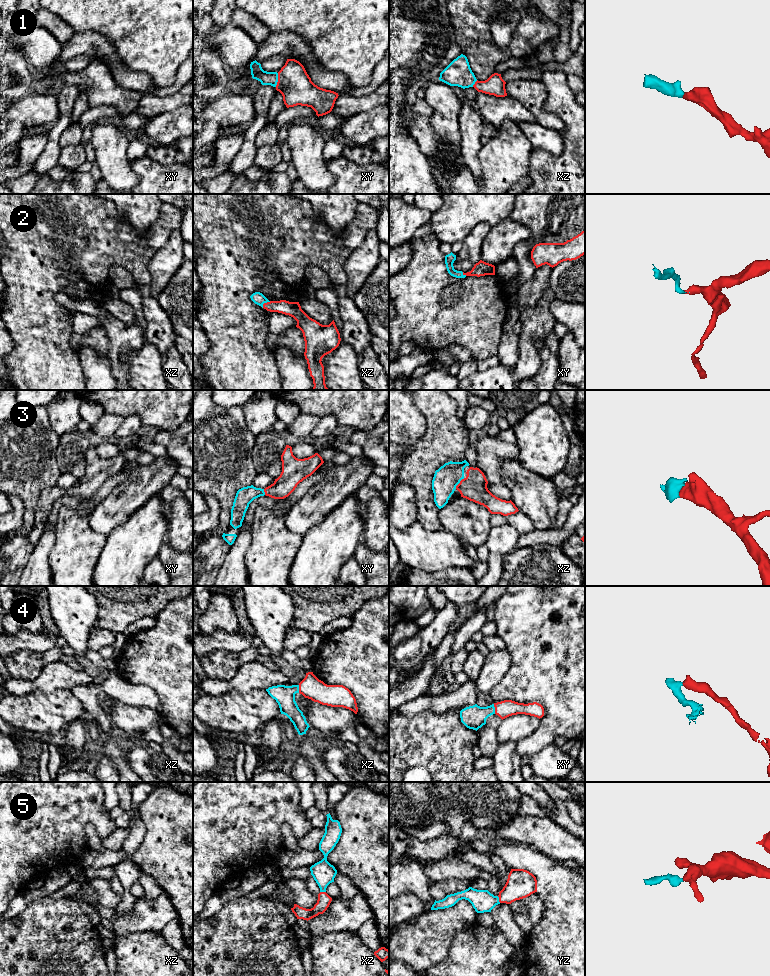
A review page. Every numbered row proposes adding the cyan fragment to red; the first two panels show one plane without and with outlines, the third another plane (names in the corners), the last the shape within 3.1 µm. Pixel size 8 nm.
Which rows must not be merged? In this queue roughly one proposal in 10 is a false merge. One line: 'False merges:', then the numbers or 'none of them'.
False merges: none of them

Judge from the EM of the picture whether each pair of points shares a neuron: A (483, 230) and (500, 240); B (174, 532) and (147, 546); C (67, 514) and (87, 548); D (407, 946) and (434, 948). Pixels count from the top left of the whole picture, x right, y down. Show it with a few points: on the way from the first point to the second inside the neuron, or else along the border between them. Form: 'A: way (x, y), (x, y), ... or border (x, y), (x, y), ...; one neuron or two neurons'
A: border (492, 226), (482, 243), (480, 254); two neurons
B: border (170, 522), (167, 533); two neurons
C: way (70, 522), (73, 534), (79, 540); one neuron
D: way (414, 946), (427, 946); one neuron

